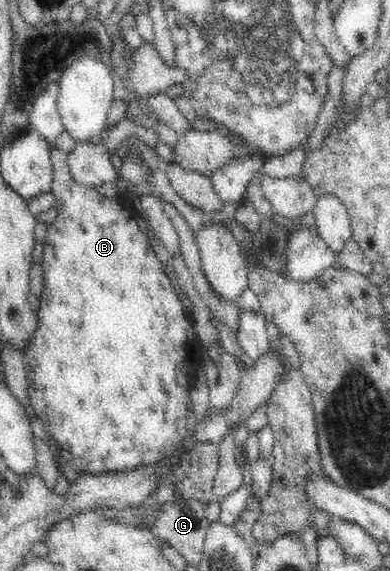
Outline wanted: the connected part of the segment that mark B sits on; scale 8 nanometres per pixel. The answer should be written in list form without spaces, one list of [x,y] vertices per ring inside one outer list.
[[[53,147],[51,152],[54,165],[51,193],[55,196],[55,219],[48,224],[43,242],[43,290],[37,304],[36,331],[24,348],[23,363],[28,383],[29,399],[46,433],[58,441],[60,447],[72,456],[75,471],[87,474],[102,474],[125,469],[137,469],[139,465],[151,465],[167,453],[173,452],[187,435],[187,418],[191,411],[190,389],[194,369],[204,356],[196,335],[191,316],[184,310],[182,301],[165,275],[165,263],[151,250],[145,233],[139,229],[137,221],[127,213],[117,197],[107,199],[101,188],[83,185],[71,177],[68,153]]]

